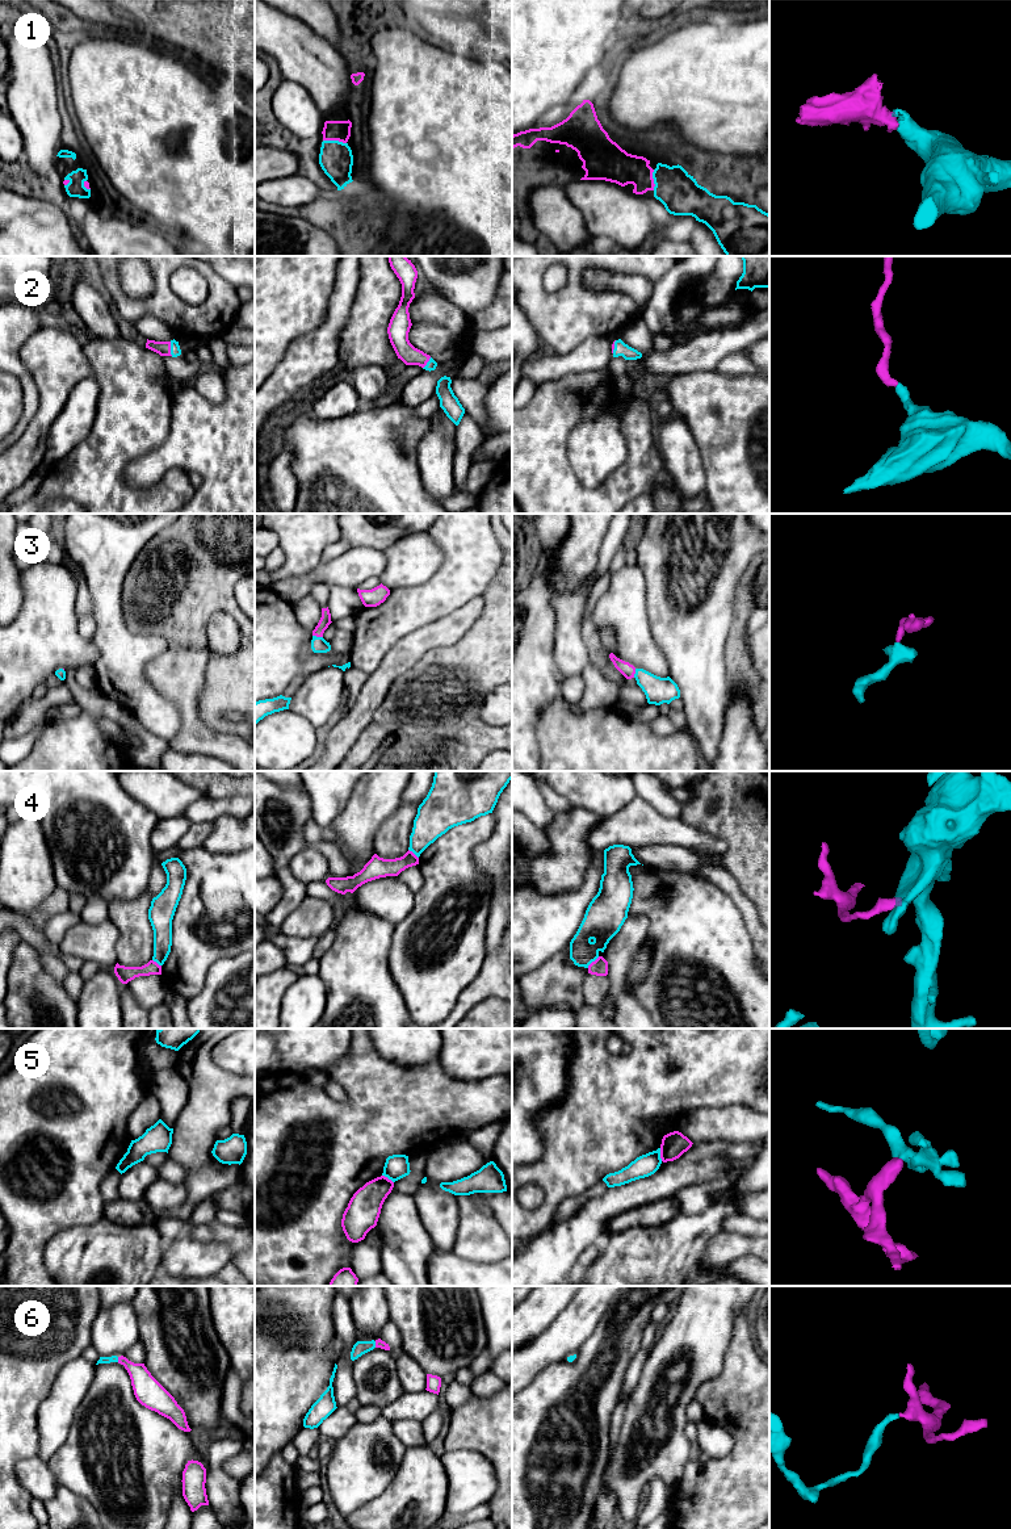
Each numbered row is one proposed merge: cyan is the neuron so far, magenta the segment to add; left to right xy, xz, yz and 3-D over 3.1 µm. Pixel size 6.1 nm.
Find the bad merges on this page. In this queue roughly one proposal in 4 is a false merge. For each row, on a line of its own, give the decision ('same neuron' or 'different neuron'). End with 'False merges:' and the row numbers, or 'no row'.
1: same neuron
2: same neuron
3: same neuron
4: different neuron
5: different neuron
6: same neuron
False merges: 4, 5

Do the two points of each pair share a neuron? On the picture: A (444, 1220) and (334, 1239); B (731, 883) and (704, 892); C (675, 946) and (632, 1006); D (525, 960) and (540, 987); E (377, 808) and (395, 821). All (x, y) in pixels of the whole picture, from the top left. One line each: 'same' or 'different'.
A: different
B: different
C: different
D: different
E: different

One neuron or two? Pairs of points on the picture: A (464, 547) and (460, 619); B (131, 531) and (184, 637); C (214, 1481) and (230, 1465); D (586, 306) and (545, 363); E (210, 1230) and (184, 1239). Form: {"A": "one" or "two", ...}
{"A": "two", "B": "two", "C": "two", "D": "two", "E": "two"}

